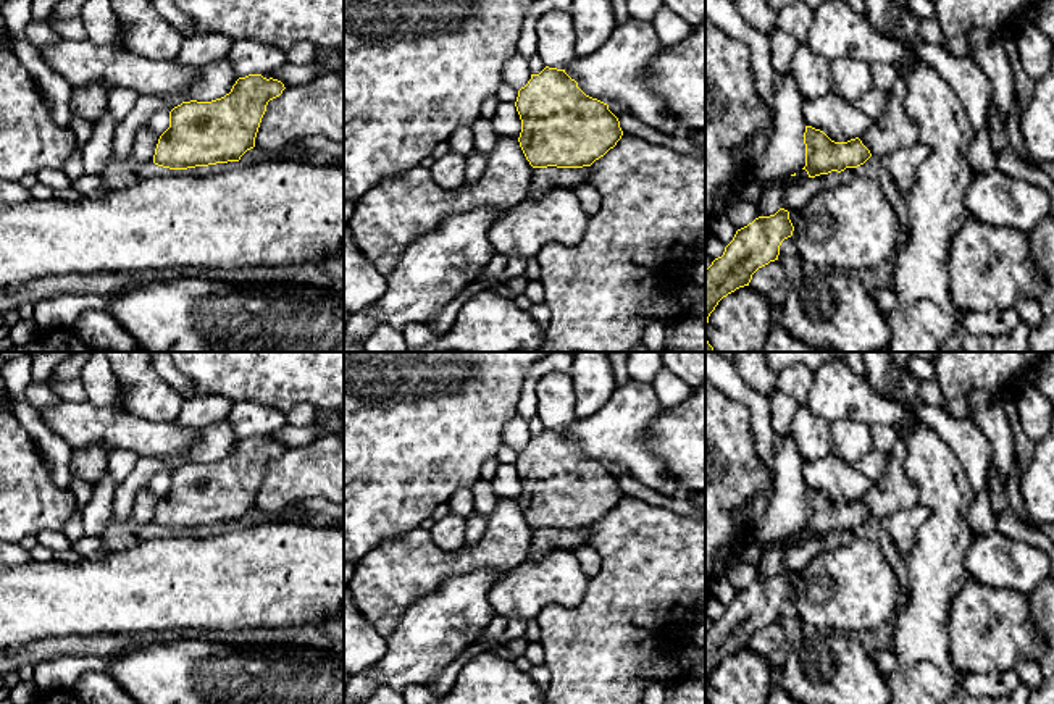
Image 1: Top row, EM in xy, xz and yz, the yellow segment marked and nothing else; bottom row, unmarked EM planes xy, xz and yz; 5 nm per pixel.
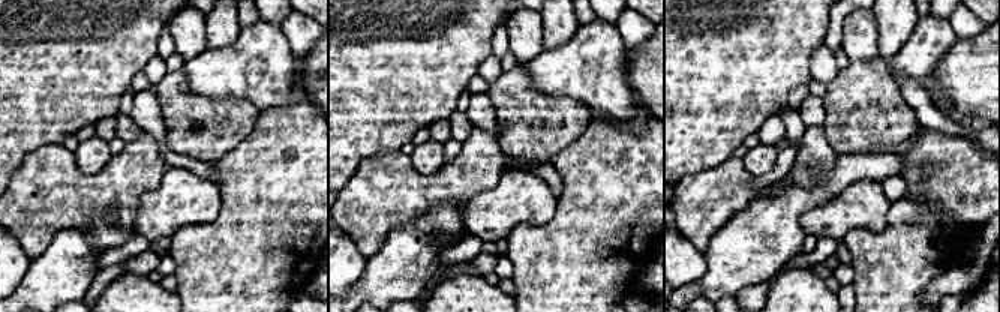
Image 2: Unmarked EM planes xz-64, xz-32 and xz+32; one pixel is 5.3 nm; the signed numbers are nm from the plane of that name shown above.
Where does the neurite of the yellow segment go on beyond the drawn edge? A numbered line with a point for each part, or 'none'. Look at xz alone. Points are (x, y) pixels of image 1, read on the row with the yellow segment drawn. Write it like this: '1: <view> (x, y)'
none

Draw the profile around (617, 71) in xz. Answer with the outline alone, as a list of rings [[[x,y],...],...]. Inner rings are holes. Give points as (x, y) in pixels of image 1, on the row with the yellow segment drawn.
[[[629,18],[615,26],[597,52],[576,57],[563,69],[586,95],[604,103],[618,102],[639,121],[676,134],[680,124],[665,113],[662,98],[646,81],[660,48],[652,24]]]

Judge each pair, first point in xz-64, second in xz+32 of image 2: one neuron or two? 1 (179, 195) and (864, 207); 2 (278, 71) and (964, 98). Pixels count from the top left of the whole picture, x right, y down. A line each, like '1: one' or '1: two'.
1: one
2: two

